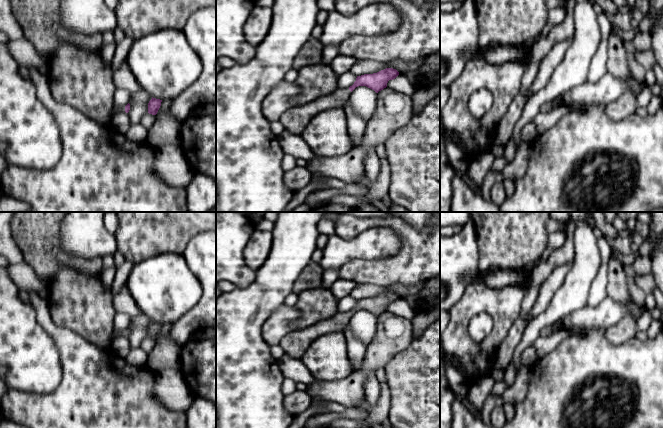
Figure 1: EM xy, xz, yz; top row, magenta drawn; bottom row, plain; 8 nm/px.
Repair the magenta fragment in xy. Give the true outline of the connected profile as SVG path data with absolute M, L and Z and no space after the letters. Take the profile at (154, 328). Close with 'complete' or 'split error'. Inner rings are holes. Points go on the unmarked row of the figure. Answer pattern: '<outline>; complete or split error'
M152 321L152 323L148 327L148 337L156 339L161 330L161 326L162 324Z; complete

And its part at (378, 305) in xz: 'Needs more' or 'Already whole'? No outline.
Needs more

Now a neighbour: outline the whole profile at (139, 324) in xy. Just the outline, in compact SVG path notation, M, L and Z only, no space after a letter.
M144 314L131 318L128 336L131 349L139 347L140 343L148 337L148 327L152 320Z

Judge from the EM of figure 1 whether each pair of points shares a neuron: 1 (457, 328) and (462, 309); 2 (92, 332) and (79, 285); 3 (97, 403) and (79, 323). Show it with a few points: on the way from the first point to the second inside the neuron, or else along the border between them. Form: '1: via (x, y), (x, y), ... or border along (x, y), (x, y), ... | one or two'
1: via (458, 323), (461, 314) | one
2: via (92, 320), (91, 314), (79, 301), (79, 297) | one
3: border along (60, 327), (76, 332), (102, 349) | two

